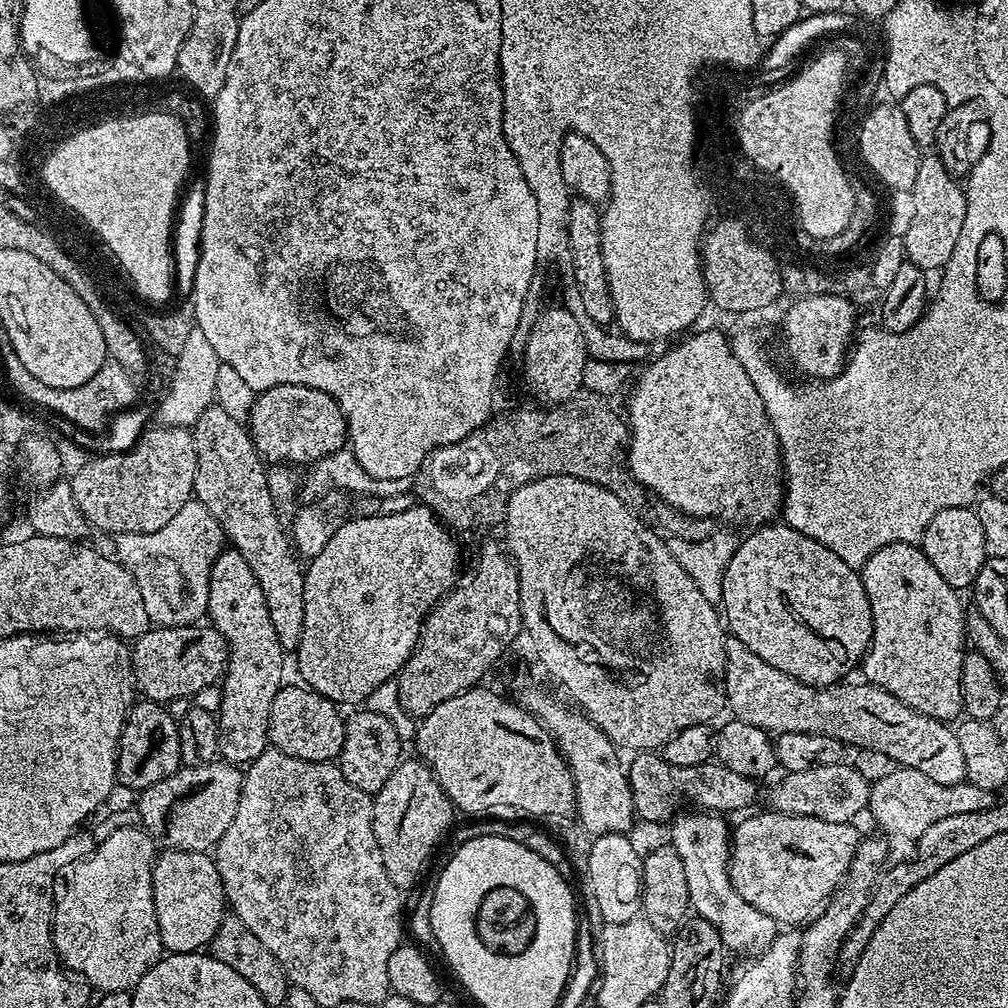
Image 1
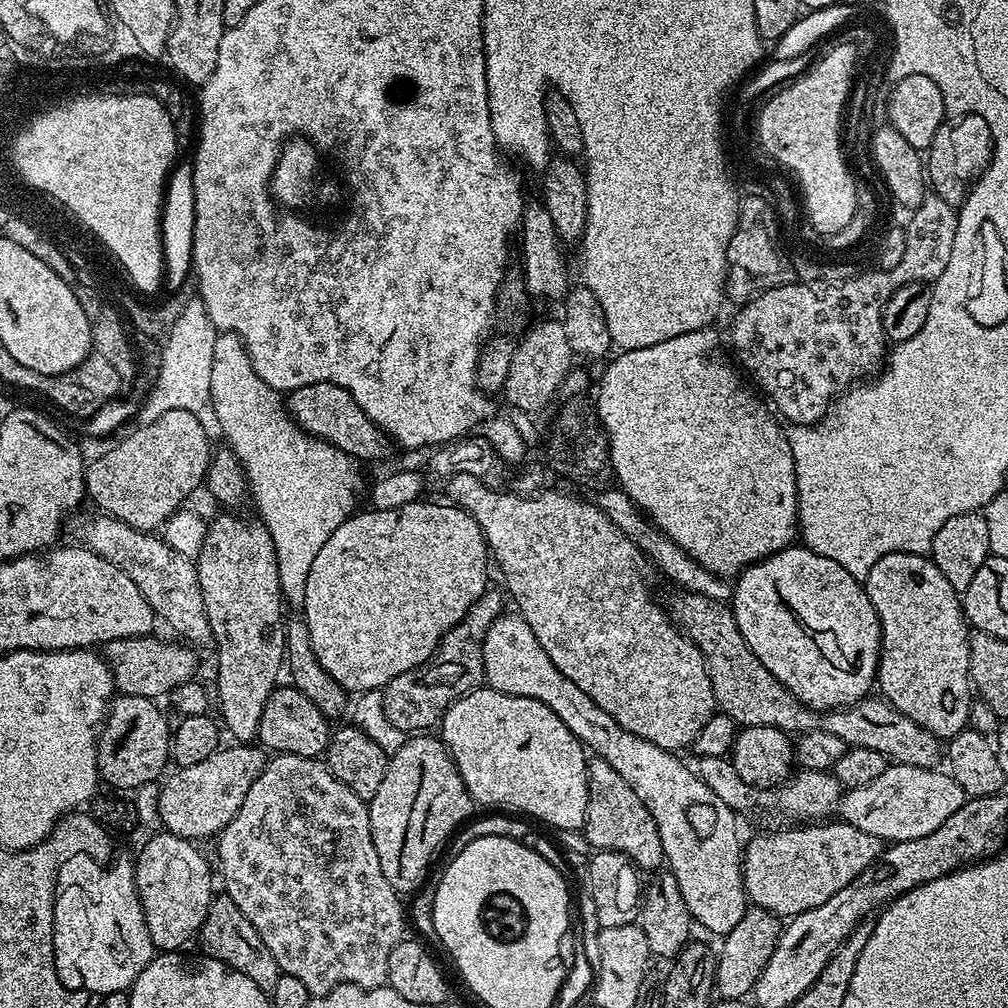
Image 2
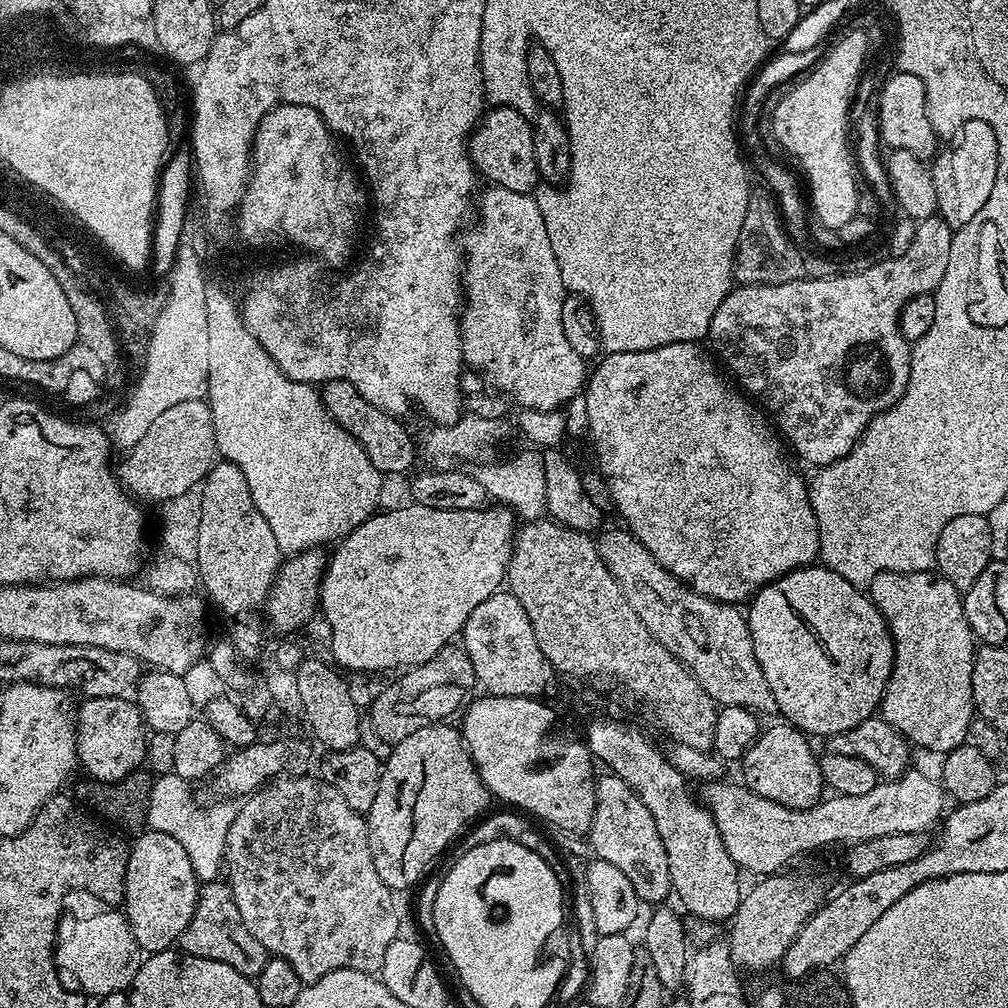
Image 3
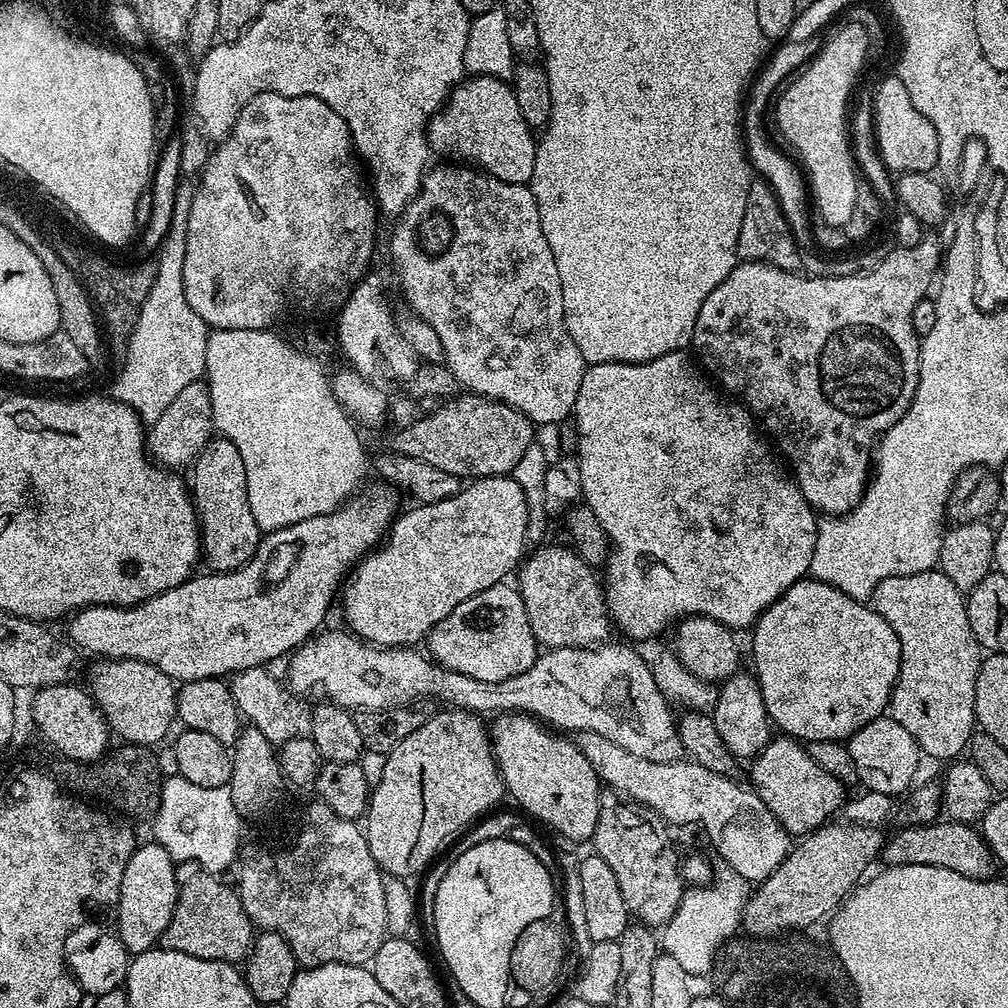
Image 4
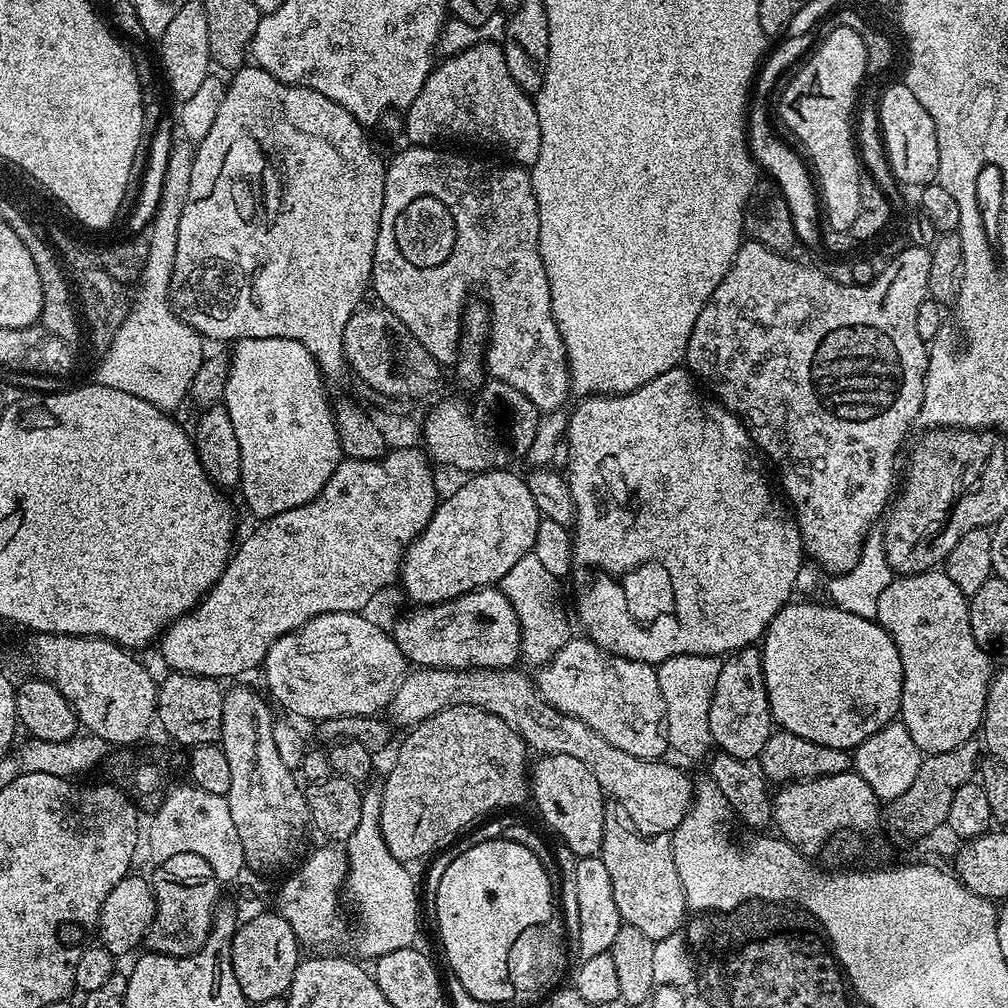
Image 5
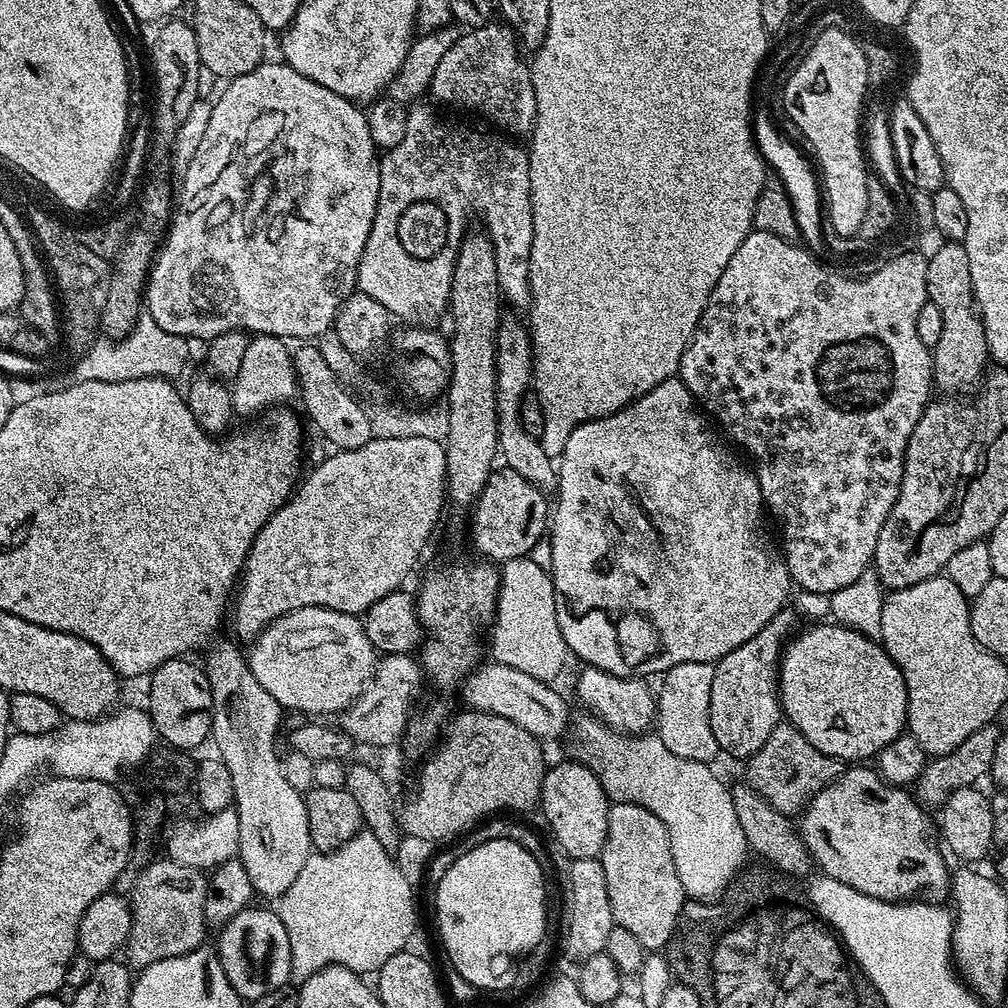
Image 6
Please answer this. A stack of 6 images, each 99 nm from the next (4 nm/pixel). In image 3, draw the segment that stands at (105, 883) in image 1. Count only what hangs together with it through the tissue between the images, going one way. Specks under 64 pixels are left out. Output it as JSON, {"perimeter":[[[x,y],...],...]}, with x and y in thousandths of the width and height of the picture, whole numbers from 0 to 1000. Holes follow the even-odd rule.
{"perimeter":[[[76,884],[66,894],[56,921],[56,965],[70,984],[98,990],[130,981],[141,955],[141,945],[127,913],[118,900],[106,897],[92,885]]]}

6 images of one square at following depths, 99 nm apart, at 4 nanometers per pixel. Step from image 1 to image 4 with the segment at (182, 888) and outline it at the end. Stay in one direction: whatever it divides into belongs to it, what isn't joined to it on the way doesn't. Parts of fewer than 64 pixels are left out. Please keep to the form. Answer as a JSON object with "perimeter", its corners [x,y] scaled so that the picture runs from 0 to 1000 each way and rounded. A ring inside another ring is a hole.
{"perimeter":[[[154,835],[140,836],[125,855],[125,867],[121,867],[121,883],[113,902],[113,924],[125,938],[128,946],[144,944],[159,937],[159,928],[169,919],[180,874],[175,873],[176,858],[169,847]]]}

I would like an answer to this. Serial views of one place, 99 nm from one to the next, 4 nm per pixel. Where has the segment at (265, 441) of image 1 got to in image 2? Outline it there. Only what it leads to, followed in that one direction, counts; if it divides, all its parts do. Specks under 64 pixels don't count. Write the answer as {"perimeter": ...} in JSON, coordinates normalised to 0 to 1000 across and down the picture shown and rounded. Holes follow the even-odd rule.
{"perimeter":[[[312,379],[285,390],[284,404],[290,417],[308,433],[330,440],[354,458],[360,456],[384,457],[390,451],[391,438],[372,421],[351,399],[347,387],[335,383],[331,379]]]}

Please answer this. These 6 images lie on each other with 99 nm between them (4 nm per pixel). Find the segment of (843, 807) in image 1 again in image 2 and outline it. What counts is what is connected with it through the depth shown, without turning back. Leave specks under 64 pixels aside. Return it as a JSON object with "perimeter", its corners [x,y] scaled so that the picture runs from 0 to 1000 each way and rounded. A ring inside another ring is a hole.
{"perimeter":[[[722,750],[712,752],[693,751],[689,755],[688,765],[694,774],[700,778],[716,795],[731,808],[750,806],[753,802],[767,802],[770,806],[779,806],[782,810],[791,810],[794,815],[813,815],[830,805],[833,801],[835,780],[824,765],[813,766],[799,762],[782,771],[777,778],[769,782],[753,782],[736,776],[732,764],[728,764]]]}

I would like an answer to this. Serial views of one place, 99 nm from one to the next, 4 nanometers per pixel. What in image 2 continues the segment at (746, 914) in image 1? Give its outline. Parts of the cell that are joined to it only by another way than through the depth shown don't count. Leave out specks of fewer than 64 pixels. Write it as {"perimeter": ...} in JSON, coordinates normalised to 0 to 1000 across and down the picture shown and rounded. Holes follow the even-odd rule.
{"perimeter":[[[515,609],[504,610],[493,611],[484,622],[480,634],[480,674],[483,682],[498,688],[530,692],[546,700],[546,704],[550,704],[550,708],[554,708],[554,712],[562,716],[562,720],[575,733],[584,747],[605,756],[605,760],[609,760],[609,764],[613,764],[613,768],[621,772],[625,784],[629,784],[629,788],[637,792],[641,804],[645,804],[653,819],[653,831],[657,835],[662,864],[667,866],[669,875],[673,875],[673,883],[677,883],[677,891],[688,914],[712,929],[721,928],[736,913],[742,902],[741,885],[738,882],[736,833],[734,837],[730,817],[731,807],[712,788],[708,788],[684,759],[682,762],[671,751],[674,749],[668,748],[664,743],[649,740],[649,736],[641,736],[613,720],[613,716],[609,716],[609,712],[605,712],[605,708],[601,708],[601,704],[597,704],[597,700],[593,700],[593,696],[585,692],[585,688],[577,688],[577,684],[569,681],[569,677],[565,677],[565,673],[562,673],[562,669],[558,669],[558,665],[554,665],[554,661],[546,657],[546,649],[538,645],[524,618]]]}

